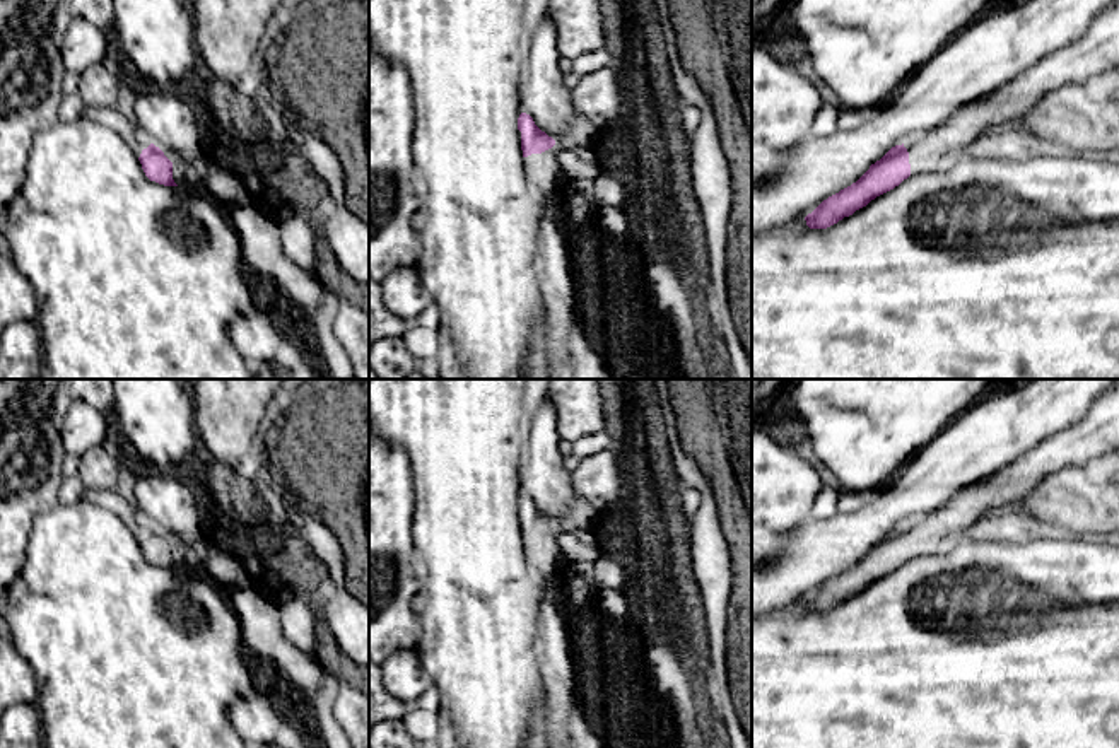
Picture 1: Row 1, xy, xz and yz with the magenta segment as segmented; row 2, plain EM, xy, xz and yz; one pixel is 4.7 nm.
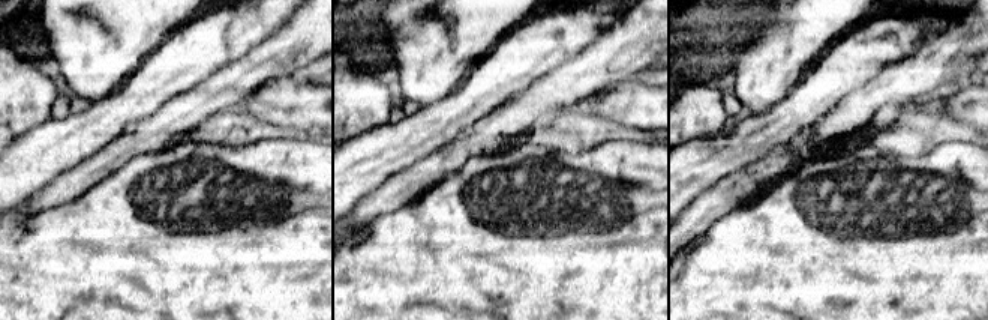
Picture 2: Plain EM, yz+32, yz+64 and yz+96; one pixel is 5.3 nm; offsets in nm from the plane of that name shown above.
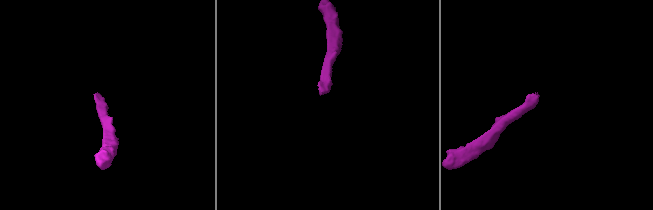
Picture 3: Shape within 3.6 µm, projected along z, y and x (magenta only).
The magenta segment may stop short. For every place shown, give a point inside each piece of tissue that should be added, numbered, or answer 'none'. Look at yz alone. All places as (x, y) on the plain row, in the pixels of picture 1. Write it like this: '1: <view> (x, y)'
1: yz (1097, 432)

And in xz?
1: xz (542, 552)

